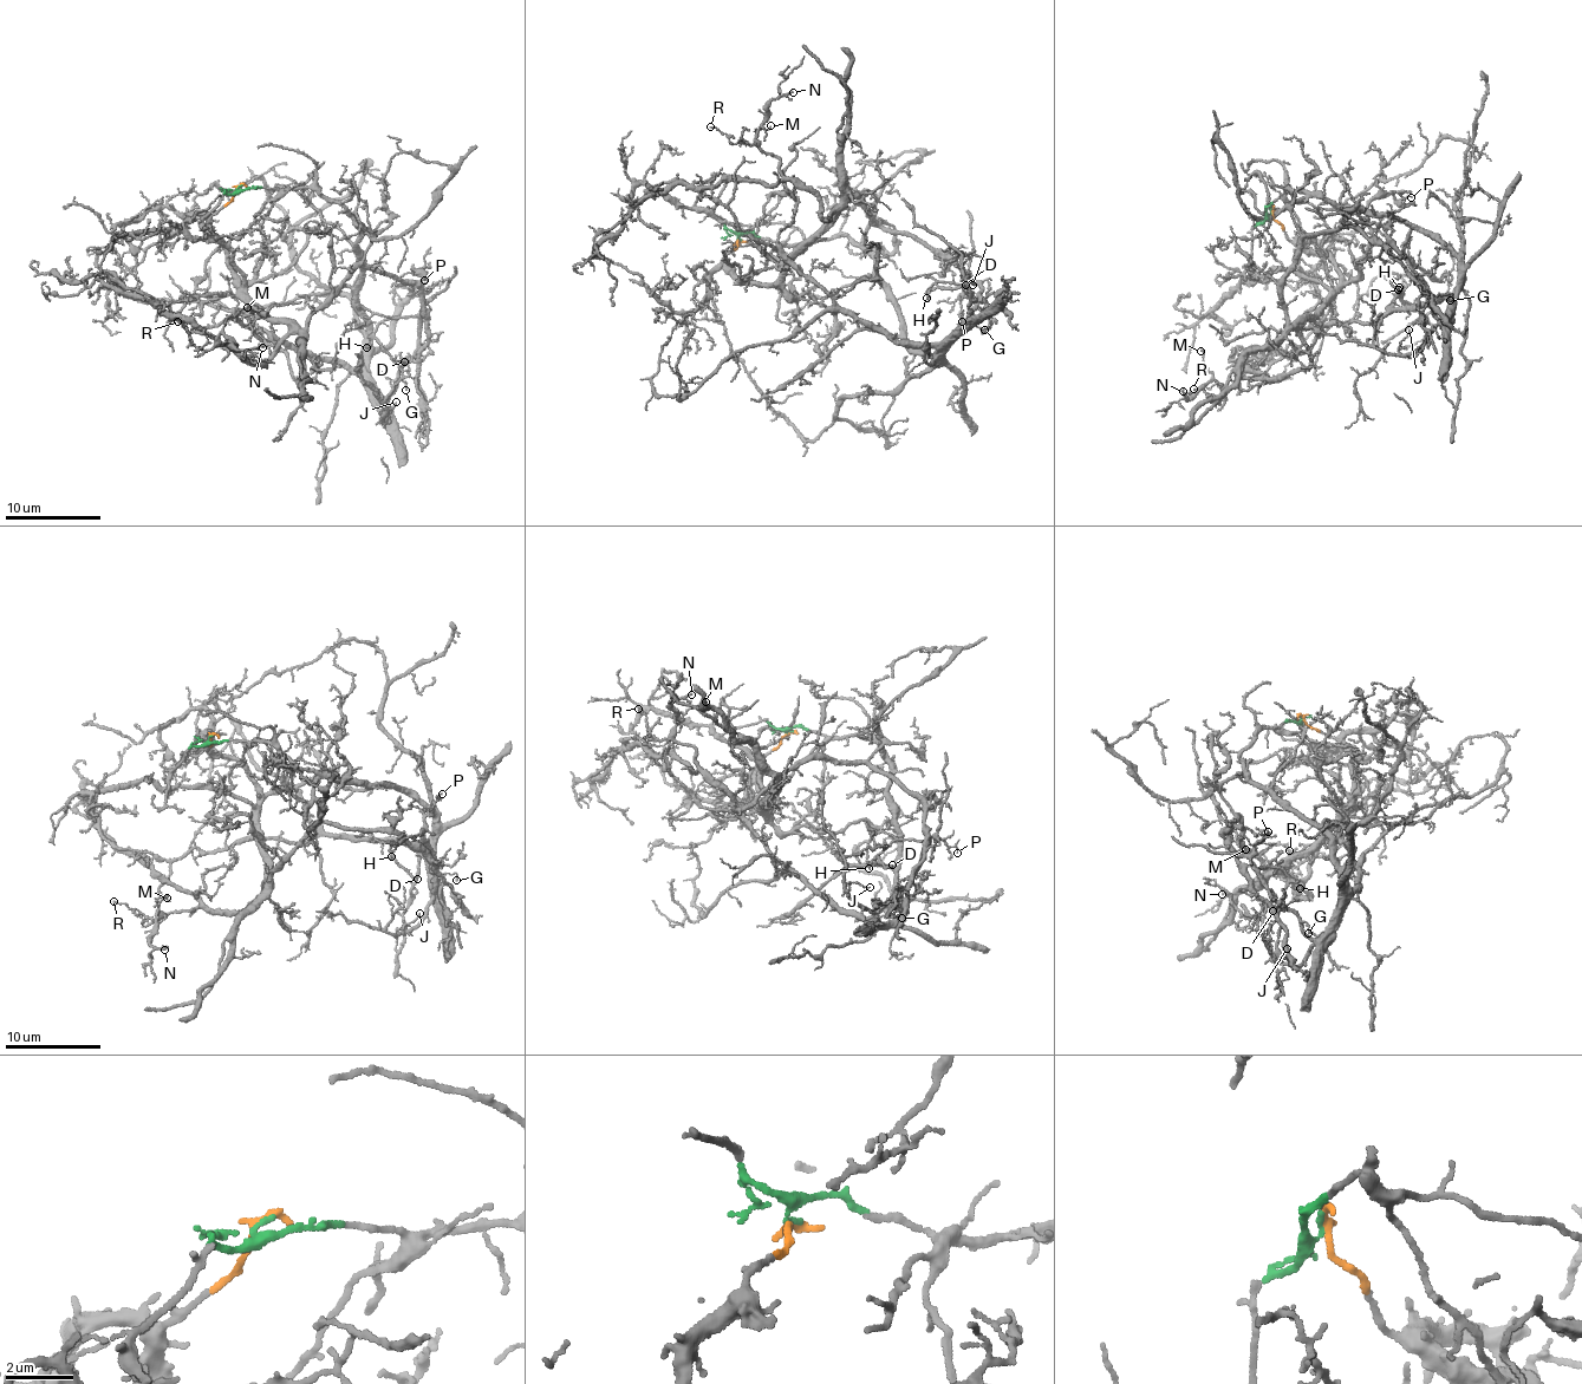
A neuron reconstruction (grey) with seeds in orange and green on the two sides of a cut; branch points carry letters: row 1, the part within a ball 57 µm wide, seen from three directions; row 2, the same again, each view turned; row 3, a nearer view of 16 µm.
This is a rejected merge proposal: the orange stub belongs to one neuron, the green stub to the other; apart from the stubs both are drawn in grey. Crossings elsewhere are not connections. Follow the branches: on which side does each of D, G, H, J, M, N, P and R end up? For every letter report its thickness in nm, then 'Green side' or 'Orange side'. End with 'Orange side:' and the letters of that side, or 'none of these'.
D: Thickness 160 nm. Green side
G: Thickness 110 nm. Green side
H: Thickness 100 nm. Green side
J: Thickness 110 nm. Green side
M: Thickness 110 nm. Orange side
N: Thickness 110 nm. Orange side
P: Thickness 80 nm. Green side
R: Thickness 120 nm. Orange side
Orange side: M, N, R

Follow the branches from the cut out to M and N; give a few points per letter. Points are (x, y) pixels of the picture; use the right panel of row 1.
M: (1270, 208), (1289, 240), (1329, 256), (1336, 272), (1334, 296), (1299, 334), (1310, 361), (1226, 386), (1200, 350)
N: (1270, 208), (1339, 276), (1299, 334), (1309, 365), (1215, 383), (1187, 399), (1183, 390)

